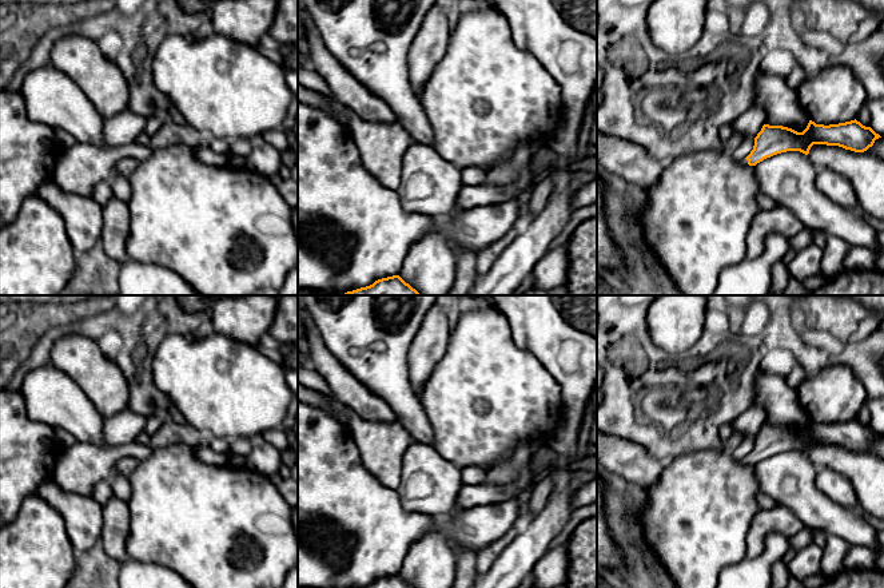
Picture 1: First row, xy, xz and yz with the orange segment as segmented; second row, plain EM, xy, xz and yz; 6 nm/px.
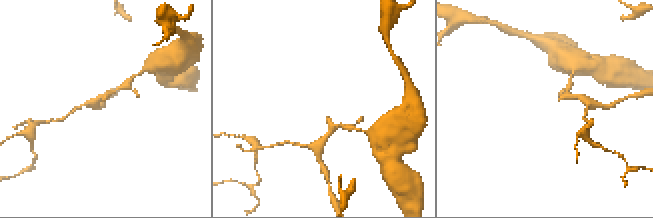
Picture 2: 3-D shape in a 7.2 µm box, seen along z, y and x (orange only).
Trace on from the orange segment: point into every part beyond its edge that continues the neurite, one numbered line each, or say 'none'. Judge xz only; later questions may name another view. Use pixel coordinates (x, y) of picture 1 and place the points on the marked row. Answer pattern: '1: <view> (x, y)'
none

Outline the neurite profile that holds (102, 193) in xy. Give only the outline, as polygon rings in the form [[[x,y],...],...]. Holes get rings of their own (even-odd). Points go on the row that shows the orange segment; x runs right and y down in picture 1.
[[[109,180],[99,182],[93,187],[92,196],[100,206],[105,206],[108,200],[114,196],[111,182]]]

